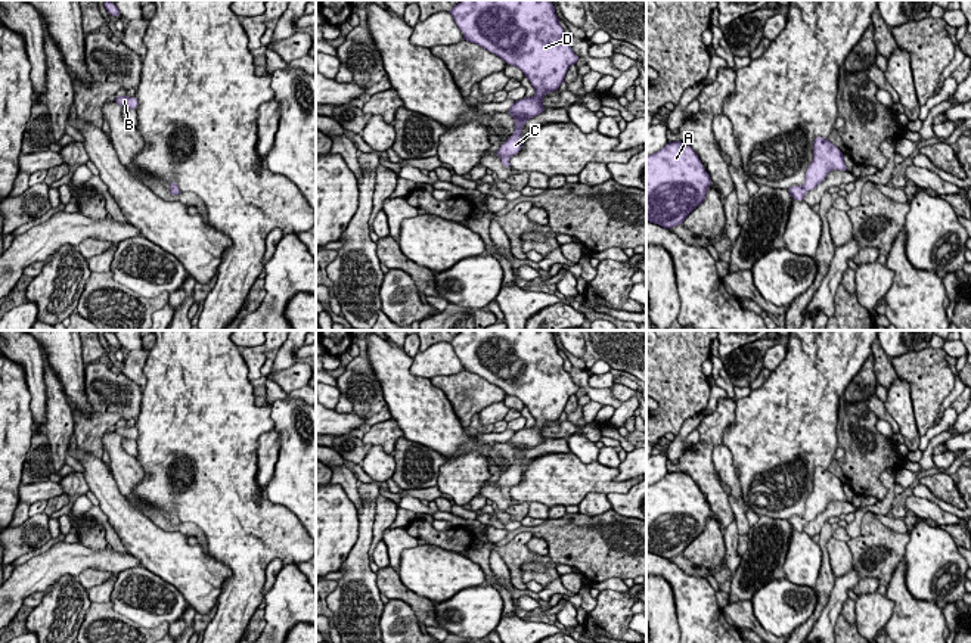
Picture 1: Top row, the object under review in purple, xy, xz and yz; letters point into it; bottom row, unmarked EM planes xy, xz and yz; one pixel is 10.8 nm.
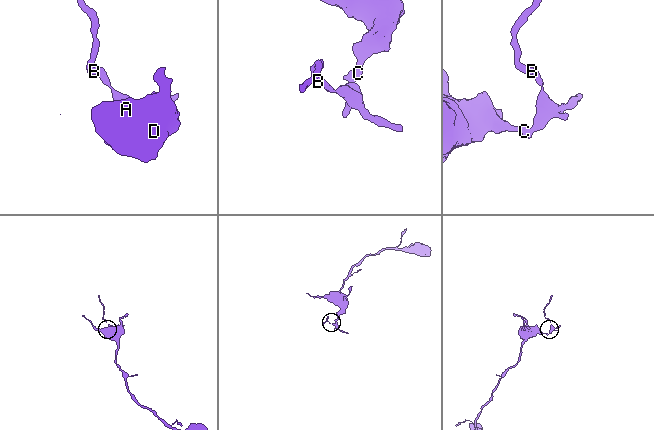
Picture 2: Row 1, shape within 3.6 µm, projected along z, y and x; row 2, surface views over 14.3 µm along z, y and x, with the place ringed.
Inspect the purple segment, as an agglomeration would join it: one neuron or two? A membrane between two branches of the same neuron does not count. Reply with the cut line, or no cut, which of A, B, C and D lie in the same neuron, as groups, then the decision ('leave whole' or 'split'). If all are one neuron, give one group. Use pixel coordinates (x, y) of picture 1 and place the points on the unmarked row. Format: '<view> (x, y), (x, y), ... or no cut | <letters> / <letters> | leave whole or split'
no cut | A B C D | leave whole

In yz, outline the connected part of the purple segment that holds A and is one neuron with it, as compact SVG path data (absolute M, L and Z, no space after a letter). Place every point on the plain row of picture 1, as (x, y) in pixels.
M668 472L646 487L646 552L671 559L699 537L711 509L695 481Z

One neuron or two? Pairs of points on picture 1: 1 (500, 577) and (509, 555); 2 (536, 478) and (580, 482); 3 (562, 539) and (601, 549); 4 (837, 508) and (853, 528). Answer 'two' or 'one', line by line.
1: two
2: one
3: one
4: two

